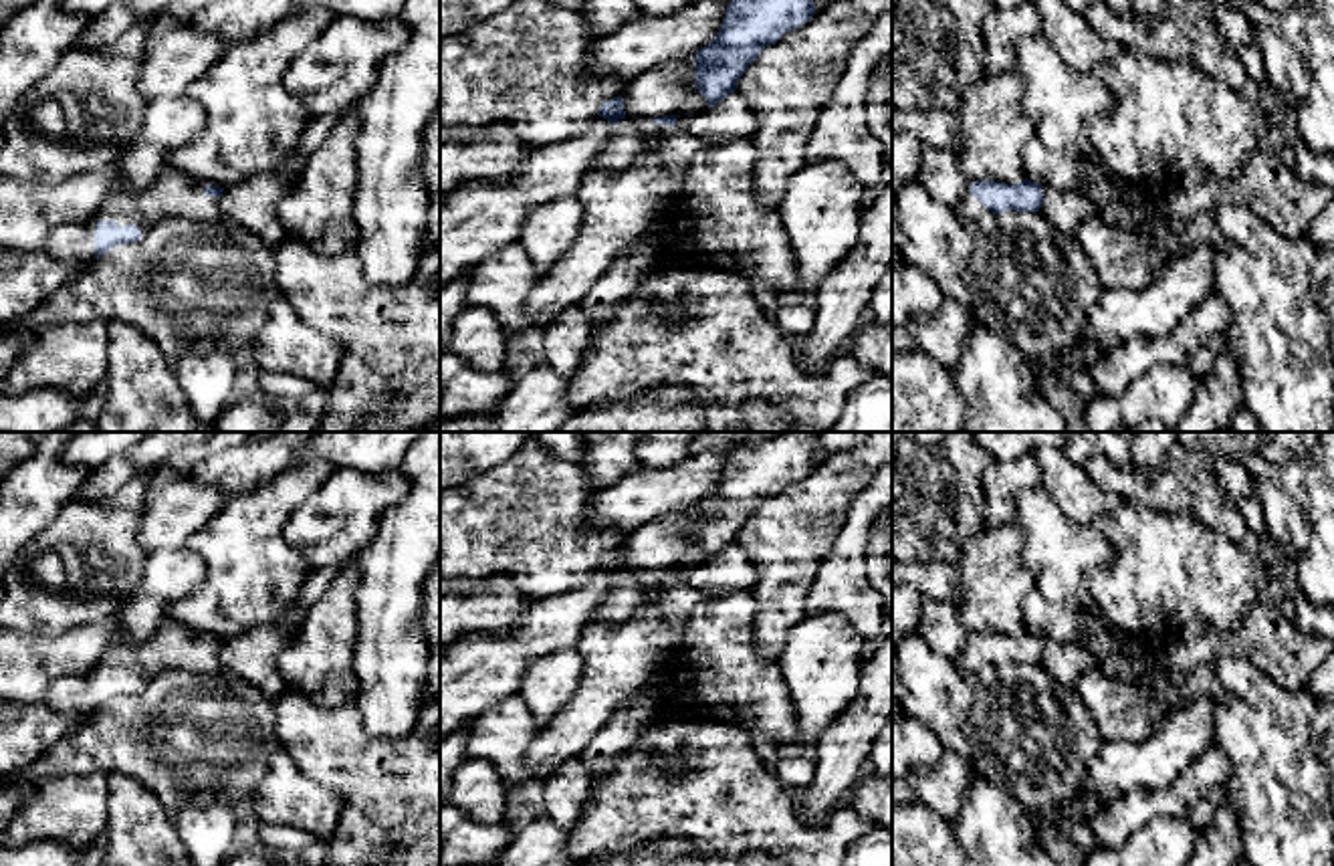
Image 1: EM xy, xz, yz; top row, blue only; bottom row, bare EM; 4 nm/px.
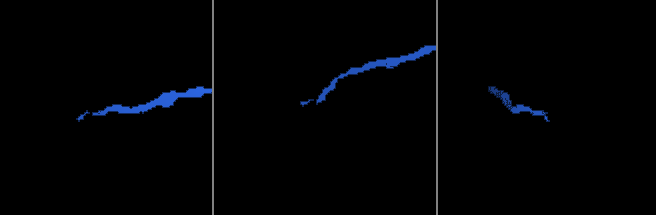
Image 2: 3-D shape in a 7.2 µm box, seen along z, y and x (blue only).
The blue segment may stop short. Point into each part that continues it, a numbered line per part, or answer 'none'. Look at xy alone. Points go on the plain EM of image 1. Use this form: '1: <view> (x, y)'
1: xy (172, 646)

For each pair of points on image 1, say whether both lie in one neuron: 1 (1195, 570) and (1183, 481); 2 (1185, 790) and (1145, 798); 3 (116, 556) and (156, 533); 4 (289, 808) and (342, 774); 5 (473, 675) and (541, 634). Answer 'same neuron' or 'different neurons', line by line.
1: different neurons
2: same neuron
3: different neurons
4: different neurons
5: same neuron

